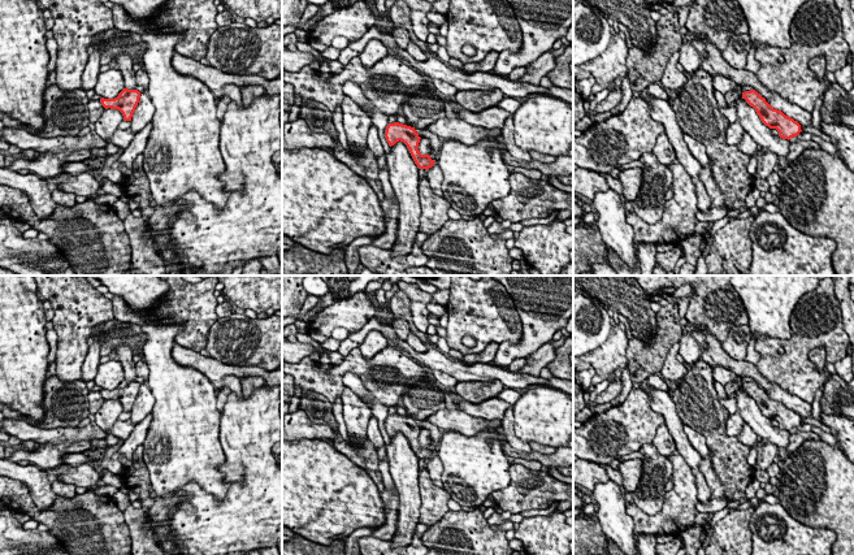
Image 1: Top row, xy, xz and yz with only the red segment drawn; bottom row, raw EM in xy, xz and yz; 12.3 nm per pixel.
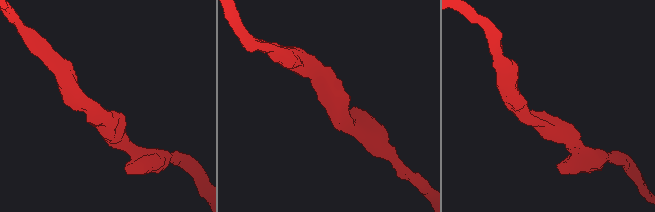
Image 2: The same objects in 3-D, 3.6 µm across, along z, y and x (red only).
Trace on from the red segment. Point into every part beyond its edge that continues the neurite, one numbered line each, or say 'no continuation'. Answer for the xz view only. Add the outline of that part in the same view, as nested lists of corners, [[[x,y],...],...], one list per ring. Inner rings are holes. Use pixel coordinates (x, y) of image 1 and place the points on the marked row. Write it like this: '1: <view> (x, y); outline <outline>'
no continuation

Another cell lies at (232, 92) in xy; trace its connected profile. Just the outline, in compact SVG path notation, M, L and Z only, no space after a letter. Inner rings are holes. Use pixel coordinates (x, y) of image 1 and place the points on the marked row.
M226 84L224 86L224 96L220 97L217 103L218 120L224 118L225 110L231 101L237 101L239 107L243 105L240 88L235 84Z

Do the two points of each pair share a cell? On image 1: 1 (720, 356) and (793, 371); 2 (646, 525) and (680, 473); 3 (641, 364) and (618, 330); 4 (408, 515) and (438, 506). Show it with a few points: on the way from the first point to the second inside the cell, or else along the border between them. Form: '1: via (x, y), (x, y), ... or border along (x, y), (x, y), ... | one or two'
1: border along (755, 365), (779, 386) | two
2: via (662, 519), (680, 501), (680, 489) | one
3: border along (628, 341), (627, 364) | two
4: border along (419, 481), (420, 521) | two

